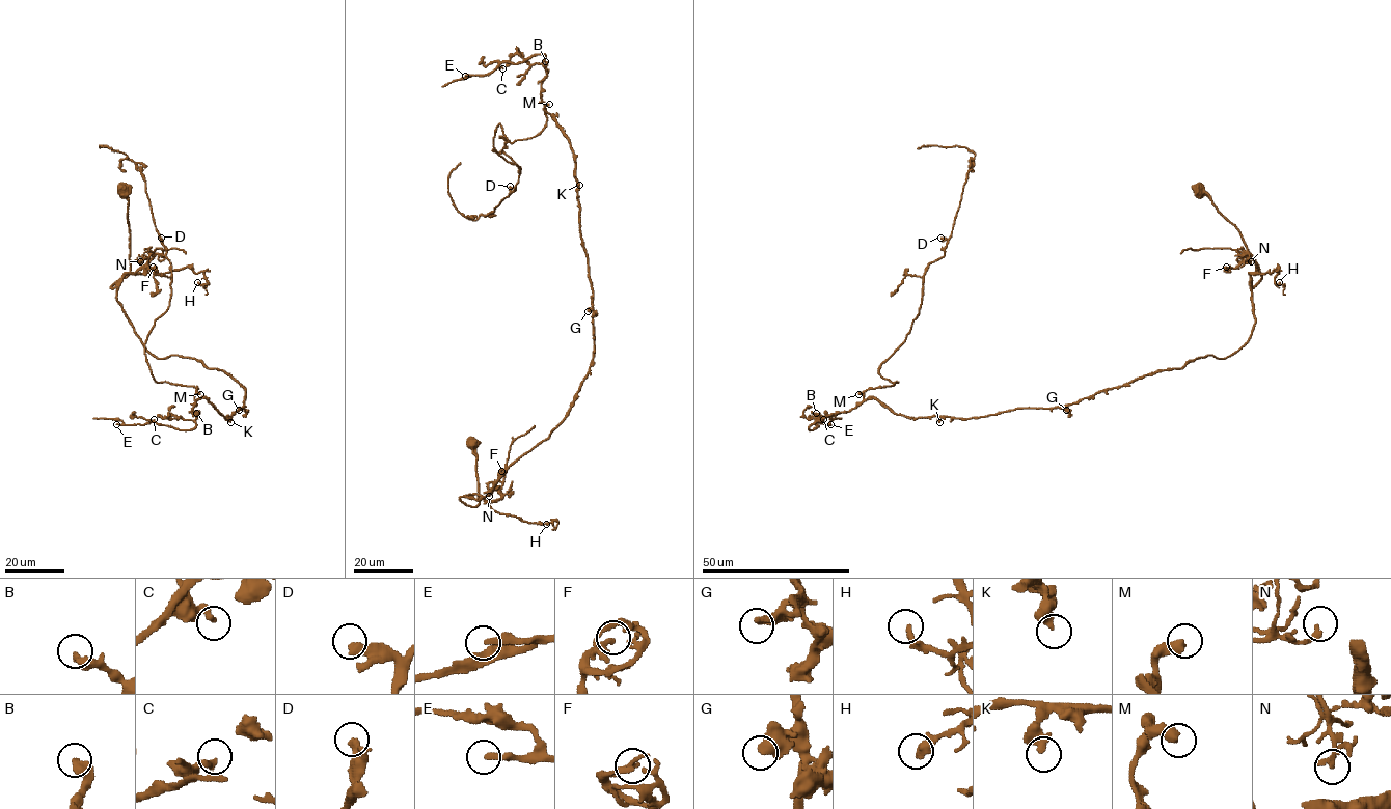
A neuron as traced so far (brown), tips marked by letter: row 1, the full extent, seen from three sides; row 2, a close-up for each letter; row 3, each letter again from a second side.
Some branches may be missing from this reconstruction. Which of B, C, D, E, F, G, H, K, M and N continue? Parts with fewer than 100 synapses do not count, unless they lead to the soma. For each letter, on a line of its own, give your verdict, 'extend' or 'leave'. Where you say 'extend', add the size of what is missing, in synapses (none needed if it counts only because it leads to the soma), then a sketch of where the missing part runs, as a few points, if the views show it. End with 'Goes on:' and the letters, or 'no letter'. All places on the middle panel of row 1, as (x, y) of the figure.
B: leave
C: leave
D: leave
E: extend | 120 syn | (465, 76), (435, 85), (391, 111), (384, 112), (363, 103), (361, 110), (377, 122), (379, 129), (375, 130)
F: leave
G: leave
H: leave
K: leave
M: leave
N: leave
Goes on: E

